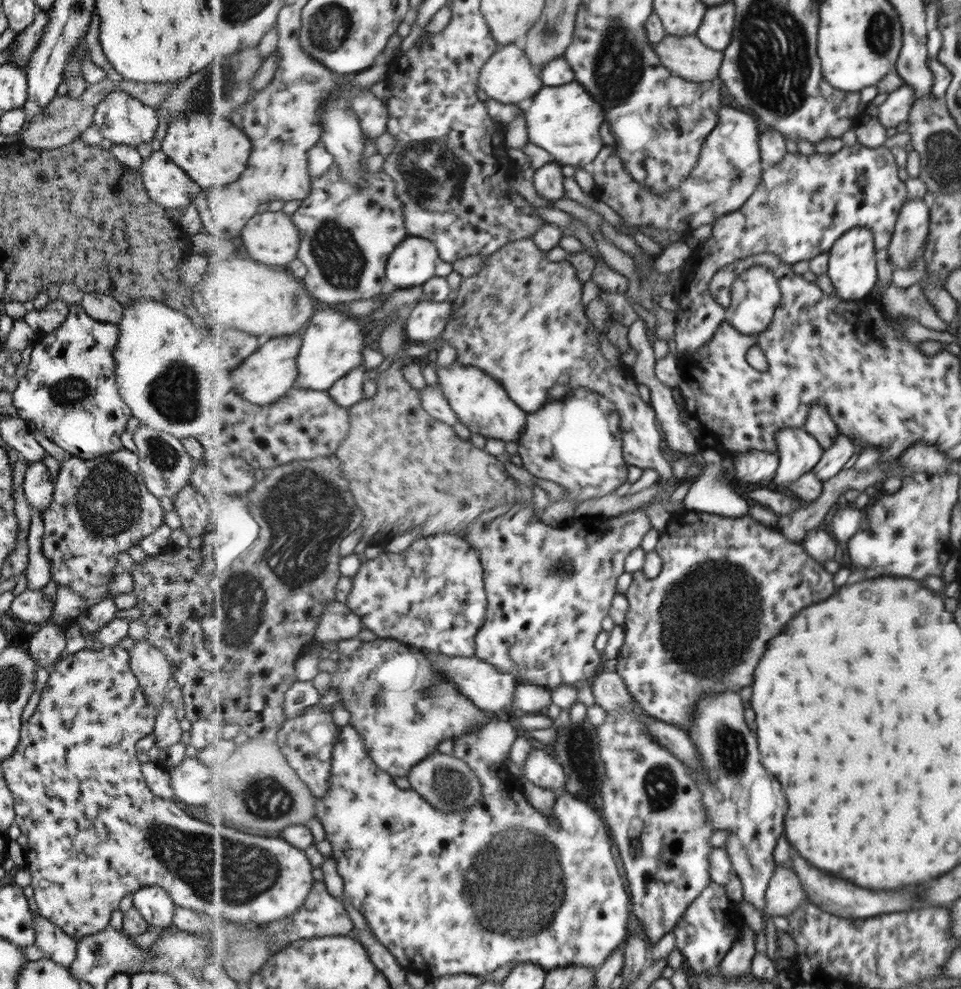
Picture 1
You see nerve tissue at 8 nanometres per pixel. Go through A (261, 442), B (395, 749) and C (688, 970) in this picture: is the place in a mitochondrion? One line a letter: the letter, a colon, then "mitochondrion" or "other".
A: other
B: other
C: other

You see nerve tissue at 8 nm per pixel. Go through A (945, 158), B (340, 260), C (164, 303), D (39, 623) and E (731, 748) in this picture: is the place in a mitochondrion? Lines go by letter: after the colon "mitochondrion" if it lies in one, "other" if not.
A: mitochondrion
B: mitochondrion
C: other
D: other
E: mitochondrion

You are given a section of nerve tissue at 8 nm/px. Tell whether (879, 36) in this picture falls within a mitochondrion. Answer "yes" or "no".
yes

